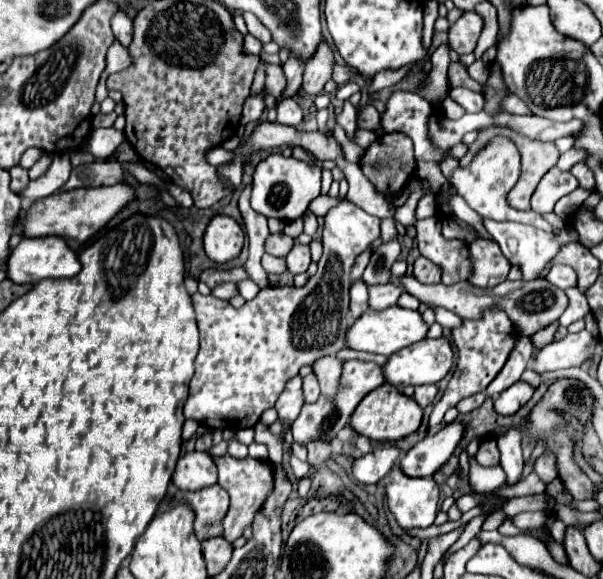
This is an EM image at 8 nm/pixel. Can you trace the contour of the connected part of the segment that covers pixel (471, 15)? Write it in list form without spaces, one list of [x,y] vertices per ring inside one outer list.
[[[468,11],[448,29],[448,45],[458,55],[472,53],[480,37],[480,31],[482,31],[482,17],[474,11]]]

